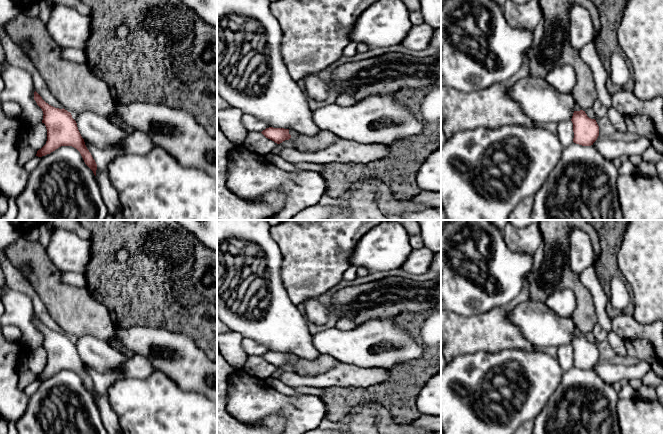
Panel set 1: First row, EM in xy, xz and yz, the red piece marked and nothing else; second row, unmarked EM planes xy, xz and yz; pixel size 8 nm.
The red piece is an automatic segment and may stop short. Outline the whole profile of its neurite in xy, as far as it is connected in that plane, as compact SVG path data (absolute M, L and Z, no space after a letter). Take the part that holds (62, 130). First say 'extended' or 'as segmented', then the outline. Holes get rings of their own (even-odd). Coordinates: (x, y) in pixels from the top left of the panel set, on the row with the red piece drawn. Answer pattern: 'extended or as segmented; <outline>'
as segmented; M36 91L34 100L43 111L42 123L47 129L46 144L37 151L36 156L42 157L50 154L61 146L72 146L80 152L85 164L96 176L97 164L87 149L71 113L64 108L59 109L49 105Z

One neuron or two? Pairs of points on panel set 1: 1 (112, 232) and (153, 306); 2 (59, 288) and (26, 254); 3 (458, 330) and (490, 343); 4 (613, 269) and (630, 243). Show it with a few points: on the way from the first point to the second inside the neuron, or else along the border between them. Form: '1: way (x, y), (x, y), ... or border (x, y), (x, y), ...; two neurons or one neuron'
1: way (132, 247), (153, 268), (153, 286); one neuron
2: way (51, 280), (34, 262); one neuron
3: way (466, 334), (482, 335); one neuron
4: border (622, 241), (617, 253), (617, 266), (621, 274); two neurons

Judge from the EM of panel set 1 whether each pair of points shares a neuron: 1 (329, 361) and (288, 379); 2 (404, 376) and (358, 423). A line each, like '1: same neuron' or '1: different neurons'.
1: different neurons
2: different neurons

